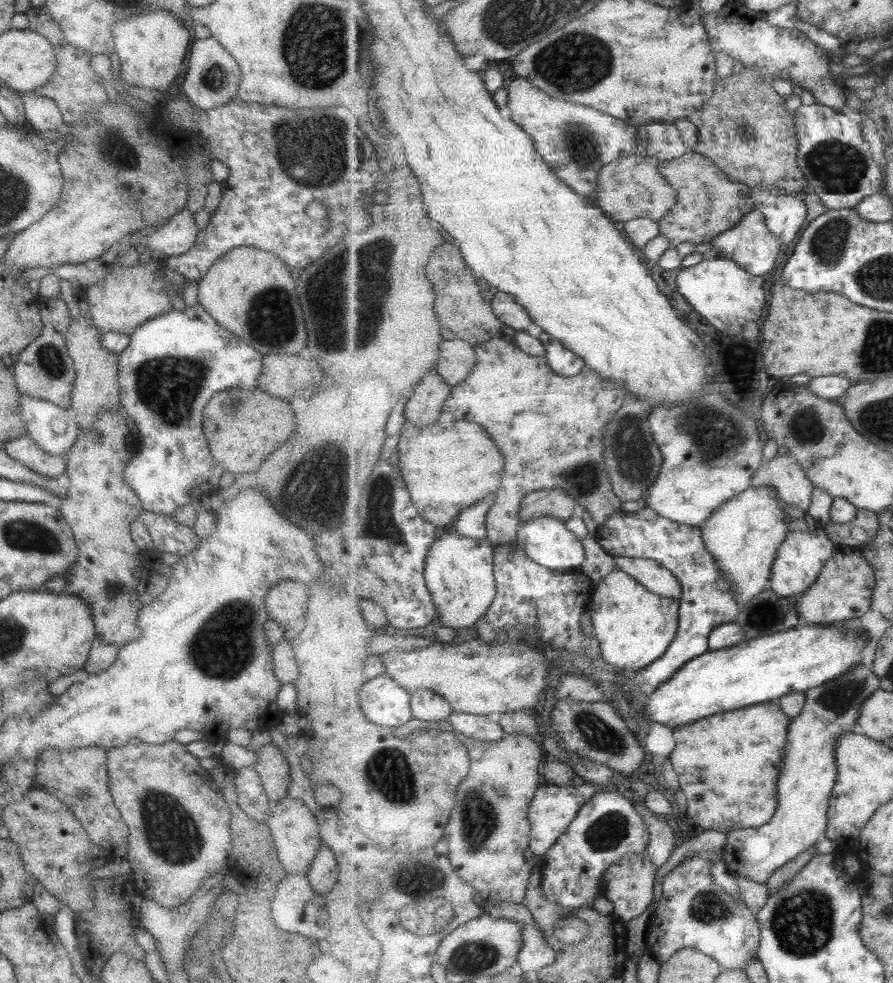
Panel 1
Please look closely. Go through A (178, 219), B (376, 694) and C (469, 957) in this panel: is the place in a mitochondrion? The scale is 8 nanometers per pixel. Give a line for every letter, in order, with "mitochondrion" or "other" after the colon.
A: other
B: other
C: mitochondrion

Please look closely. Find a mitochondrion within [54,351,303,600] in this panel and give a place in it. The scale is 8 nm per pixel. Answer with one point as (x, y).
(169, 387)

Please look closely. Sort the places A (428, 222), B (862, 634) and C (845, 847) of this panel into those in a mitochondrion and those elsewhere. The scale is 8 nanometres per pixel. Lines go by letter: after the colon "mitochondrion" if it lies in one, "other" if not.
A: other
B: other
C: other

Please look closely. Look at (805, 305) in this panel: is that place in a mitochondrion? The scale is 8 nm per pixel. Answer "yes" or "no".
no

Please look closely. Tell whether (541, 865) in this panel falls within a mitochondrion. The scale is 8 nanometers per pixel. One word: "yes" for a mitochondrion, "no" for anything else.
no

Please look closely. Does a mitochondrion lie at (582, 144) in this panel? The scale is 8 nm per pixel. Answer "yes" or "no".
yes

